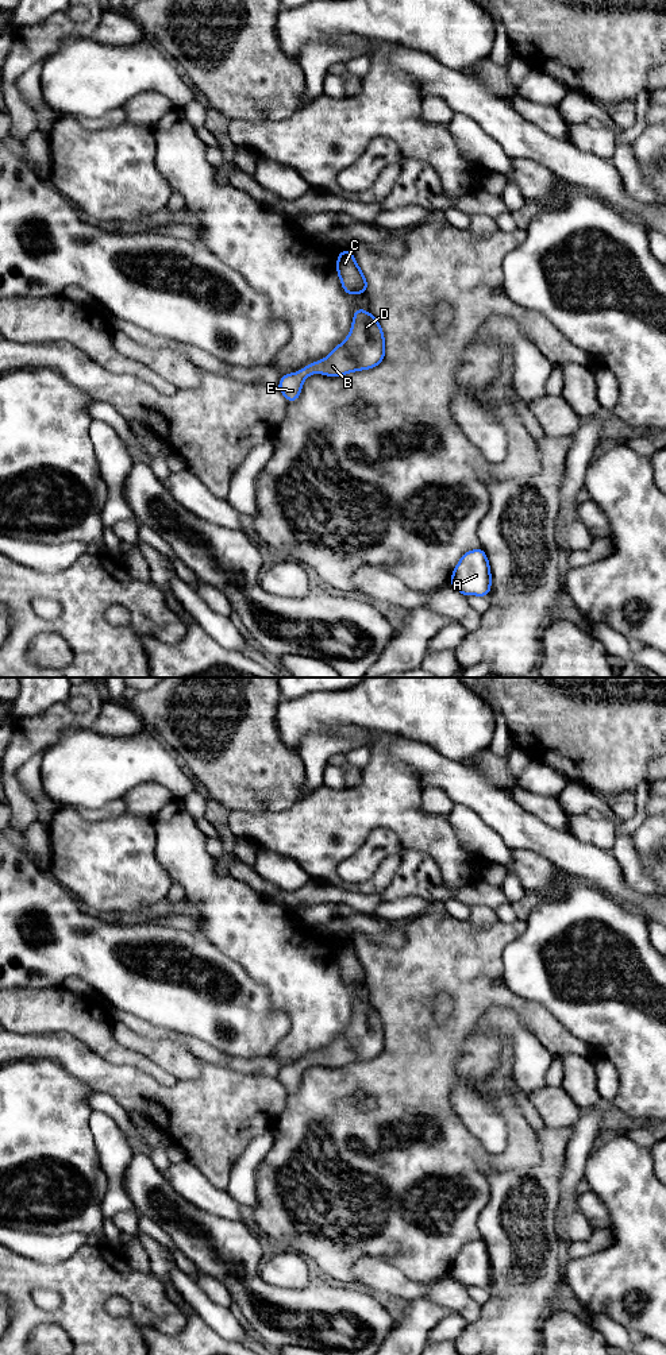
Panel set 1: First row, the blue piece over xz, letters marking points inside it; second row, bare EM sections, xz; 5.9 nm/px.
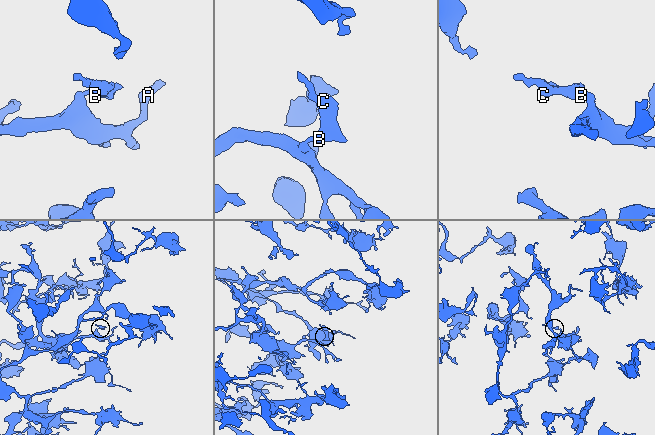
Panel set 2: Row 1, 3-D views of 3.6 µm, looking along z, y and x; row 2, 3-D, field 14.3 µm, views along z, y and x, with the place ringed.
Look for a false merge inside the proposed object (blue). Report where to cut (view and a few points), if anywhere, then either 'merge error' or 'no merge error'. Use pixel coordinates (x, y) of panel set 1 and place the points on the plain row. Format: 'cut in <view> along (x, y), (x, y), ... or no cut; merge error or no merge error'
no cut; no merge error

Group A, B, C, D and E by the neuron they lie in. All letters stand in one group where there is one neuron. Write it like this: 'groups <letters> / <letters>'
groups A B C D E

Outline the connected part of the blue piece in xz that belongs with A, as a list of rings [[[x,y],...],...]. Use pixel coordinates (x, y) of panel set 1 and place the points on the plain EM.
[[[482,1239],[466,1243],[458,1252],[453,1266],[451,1278],[463,1286],[488,1288],[492,1267],[486,1244]]]

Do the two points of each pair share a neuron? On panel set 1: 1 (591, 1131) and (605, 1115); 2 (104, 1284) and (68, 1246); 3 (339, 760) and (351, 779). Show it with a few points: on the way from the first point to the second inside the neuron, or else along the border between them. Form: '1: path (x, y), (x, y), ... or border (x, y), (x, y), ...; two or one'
1: path (593, 1127), (601, 1119); one
2: border (85, 1243), (60, 1261), (43, 1263); two
3: path (343, 764), (351, 775); one

